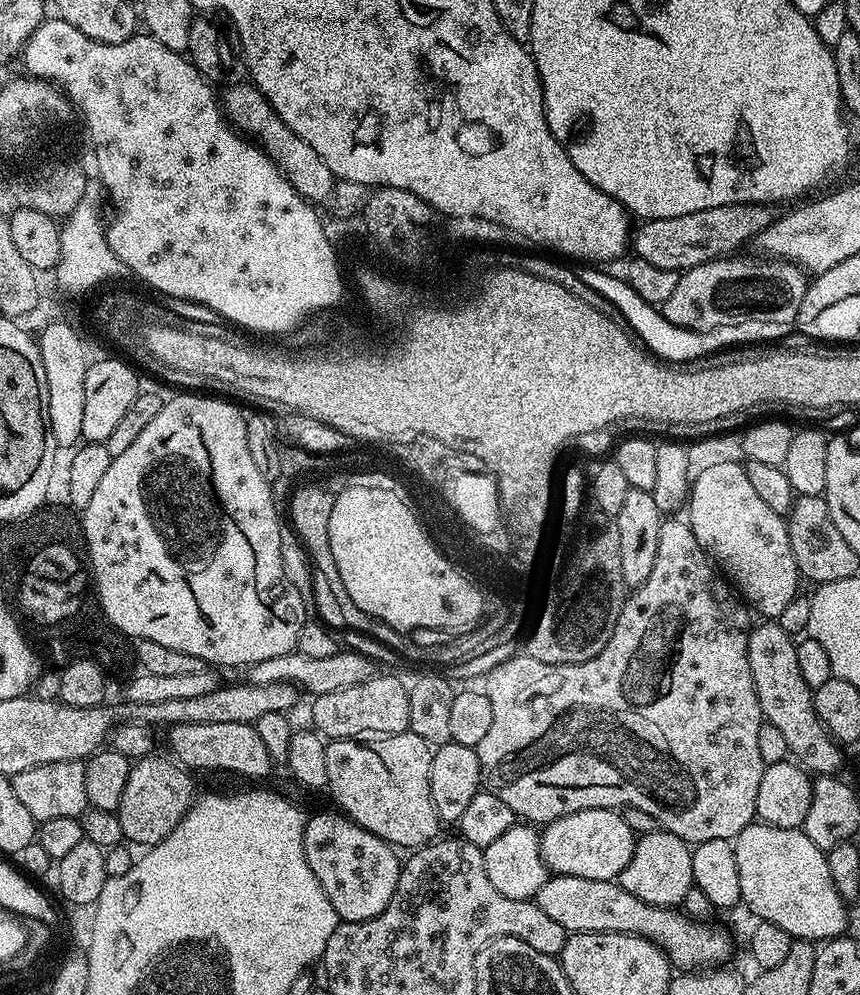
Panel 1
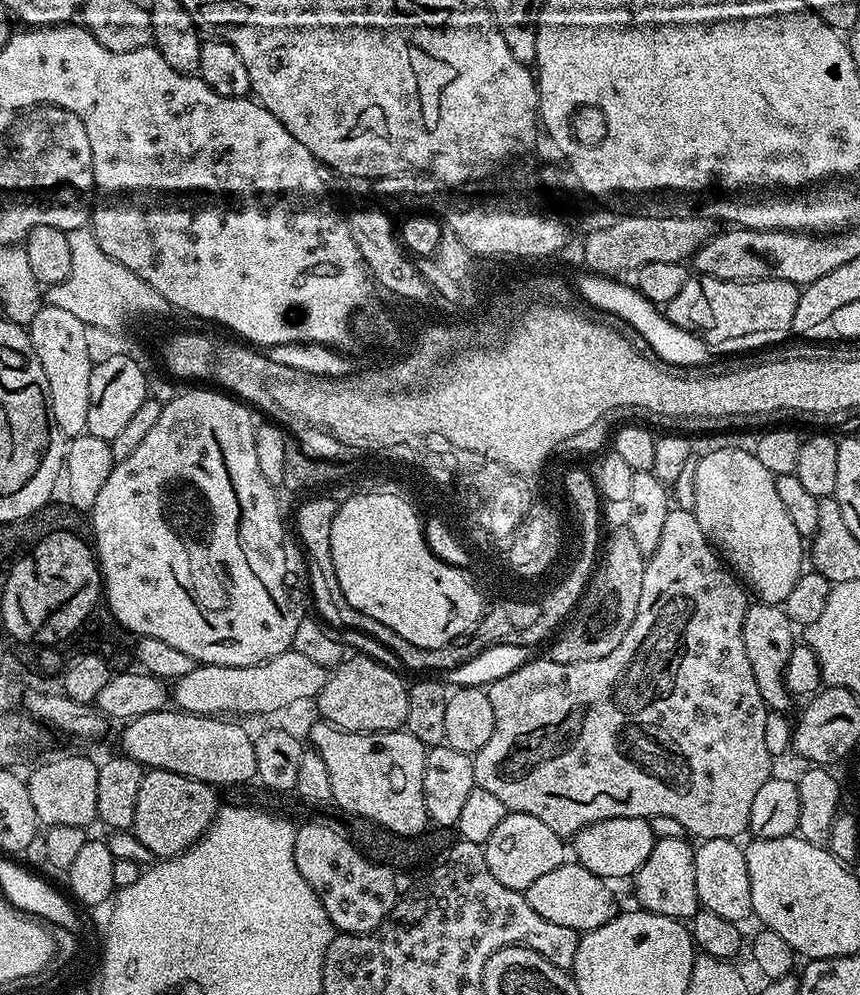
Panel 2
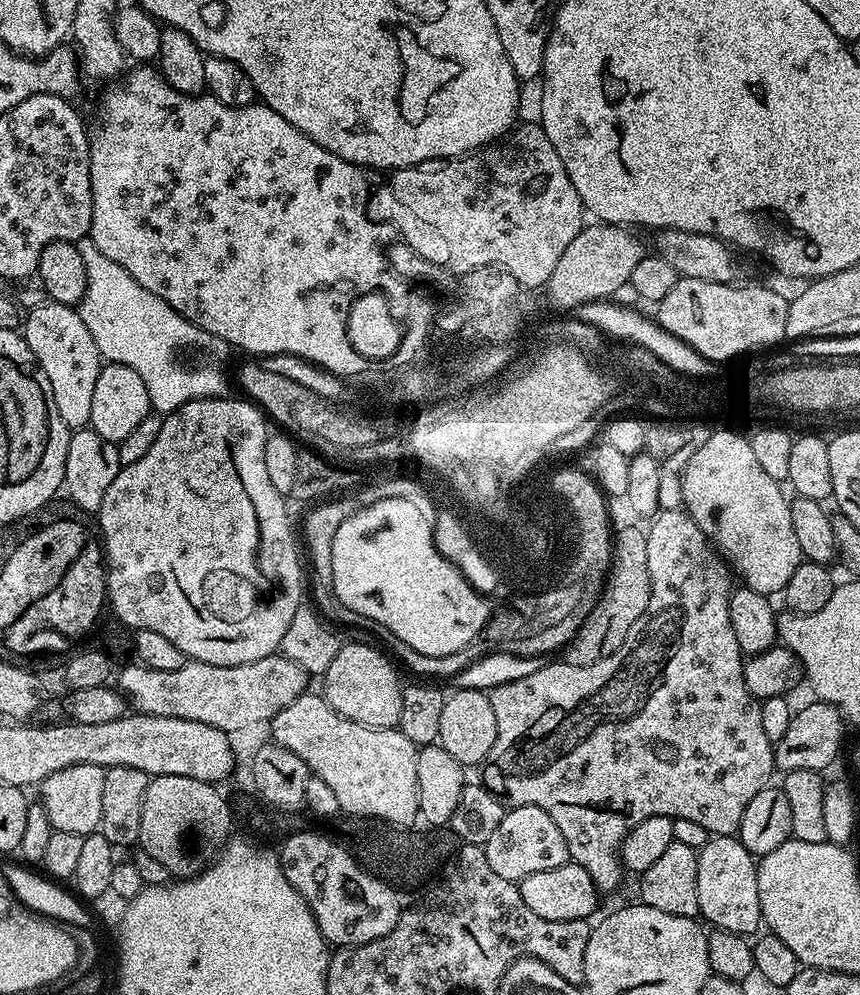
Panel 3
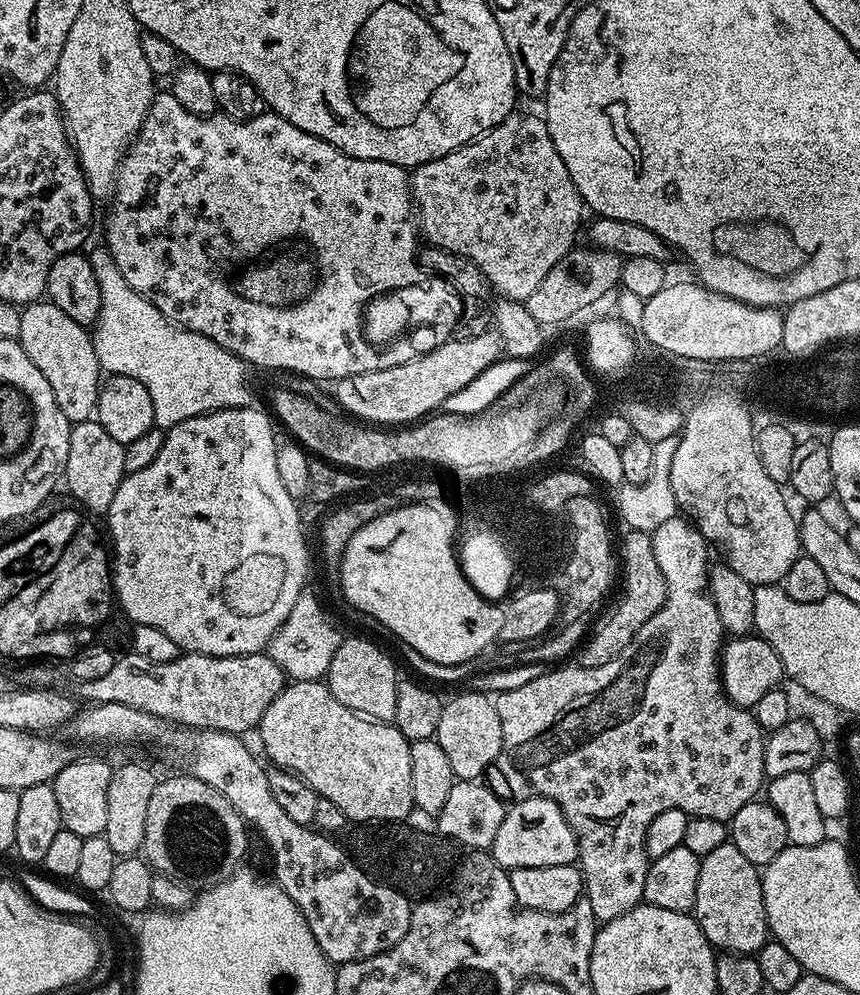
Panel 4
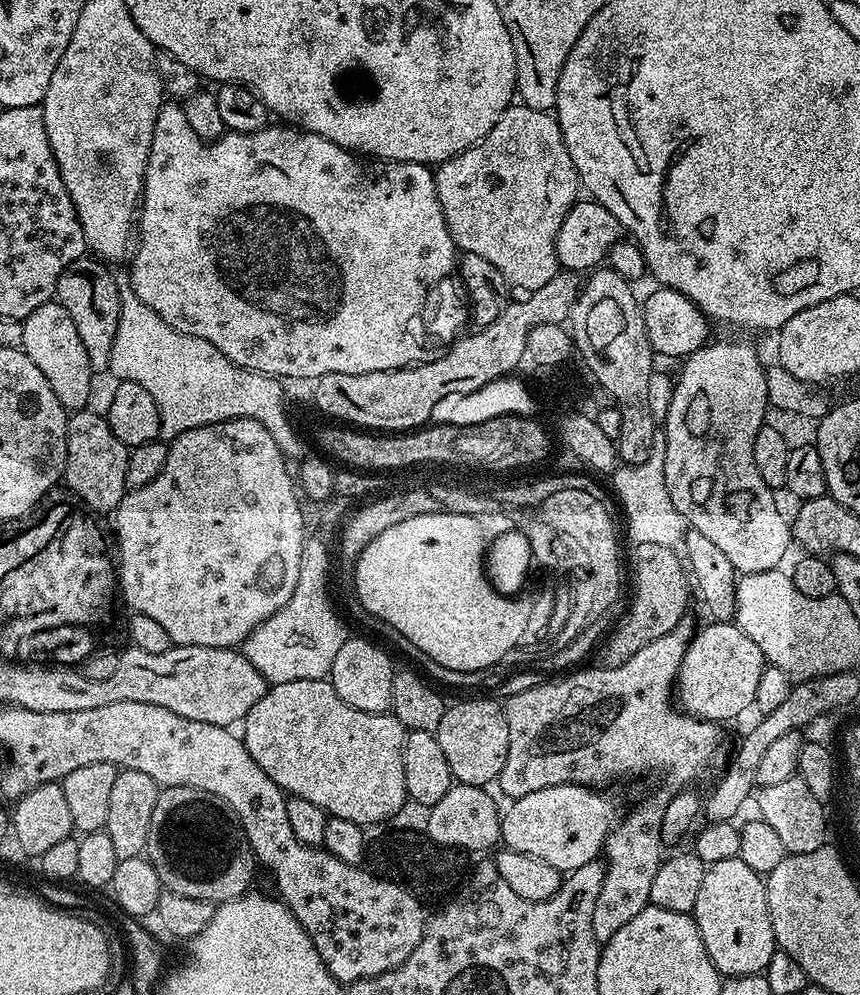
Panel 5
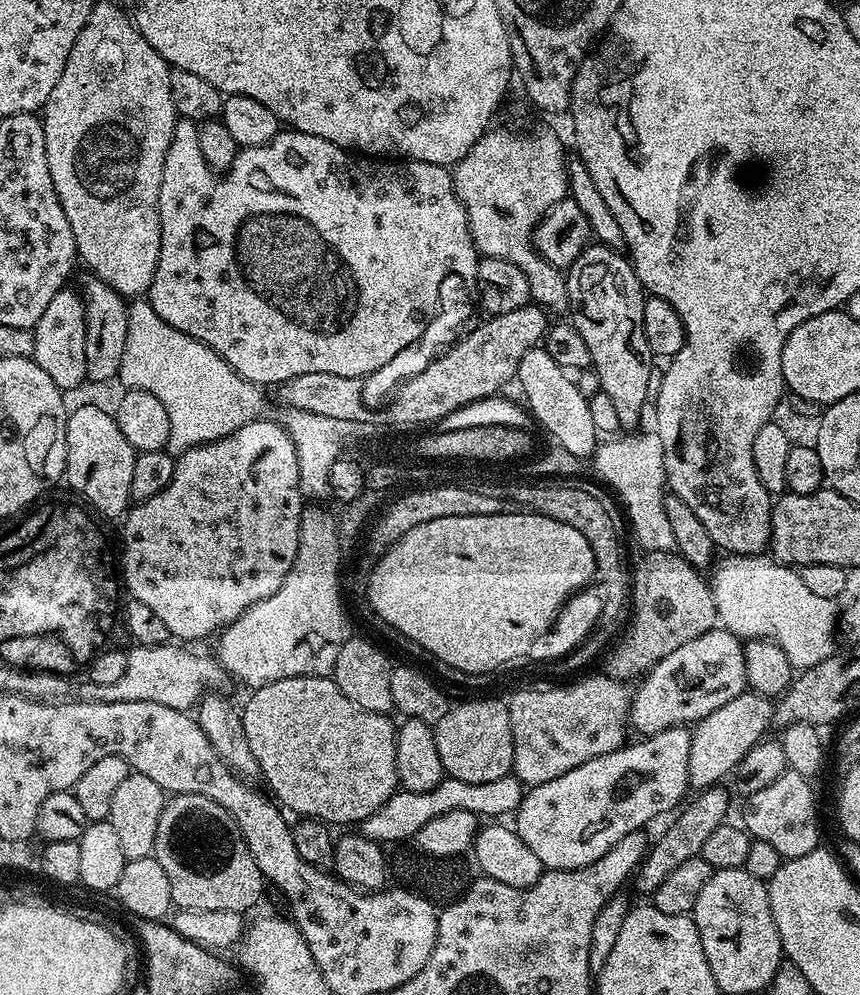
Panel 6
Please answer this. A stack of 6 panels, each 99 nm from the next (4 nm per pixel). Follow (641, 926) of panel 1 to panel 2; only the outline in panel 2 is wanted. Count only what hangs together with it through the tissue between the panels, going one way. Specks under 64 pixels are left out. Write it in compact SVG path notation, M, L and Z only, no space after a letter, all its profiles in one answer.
M565 862L558 870L550 870L550 874L542 874L524 893L526 902L542 918L550 918L550 922L558 922L558 926L570 926L570 930L581 934L594 930L618 915L616 900L612 897L609 881L595 876L579 862Z

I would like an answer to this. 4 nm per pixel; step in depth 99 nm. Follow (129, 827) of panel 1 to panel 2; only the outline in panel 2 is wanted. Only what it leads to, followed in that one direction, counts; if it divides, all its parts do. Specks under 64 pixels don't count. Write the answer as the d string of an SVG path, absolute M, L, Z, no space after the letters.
M153 768L145 771L142 786L138 786L138 802L134 805L134 822L130 829L138 842L150 850L153 857L167 858L187 852L212 824L218 811L217 789L170 770Z

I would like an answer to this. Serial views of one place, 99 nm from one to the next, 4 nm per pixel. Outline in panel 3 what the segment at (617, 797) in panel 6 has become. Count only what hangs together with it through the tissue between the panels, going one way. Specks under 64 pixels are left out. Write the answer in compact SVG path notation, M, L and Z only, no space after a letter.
M538 806L509 807L505 811L502 822L494 834L482 845L490 867L502 878L521 881L530 878L530 874L538 874L538 870L554 870L554 866L569 863L566 838L562 838L562 830L554 826L550 814L546 810L538 810Z

